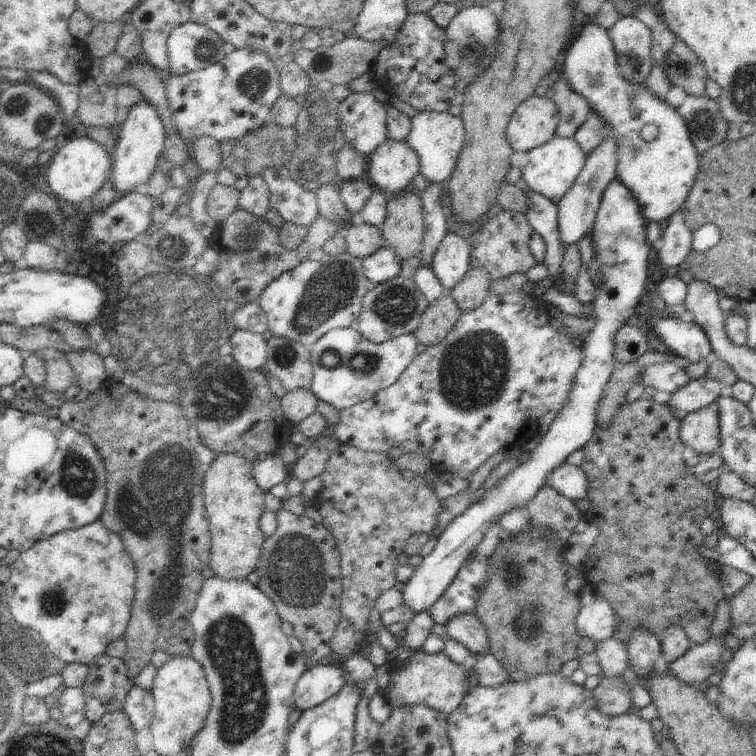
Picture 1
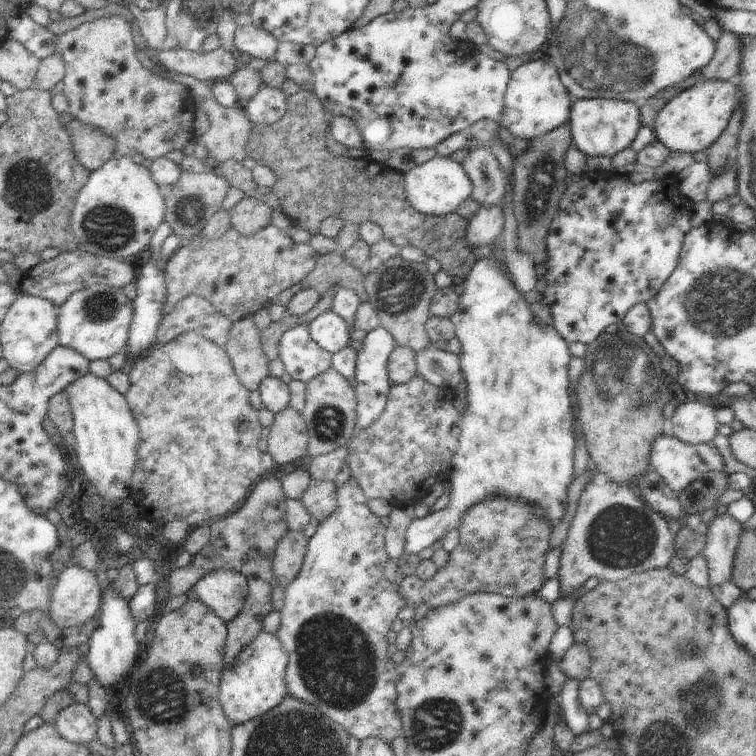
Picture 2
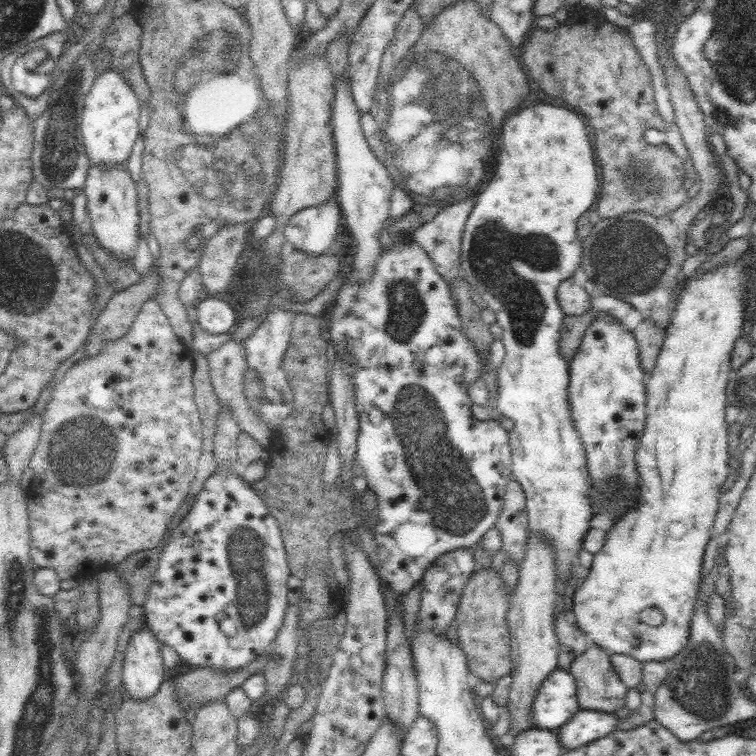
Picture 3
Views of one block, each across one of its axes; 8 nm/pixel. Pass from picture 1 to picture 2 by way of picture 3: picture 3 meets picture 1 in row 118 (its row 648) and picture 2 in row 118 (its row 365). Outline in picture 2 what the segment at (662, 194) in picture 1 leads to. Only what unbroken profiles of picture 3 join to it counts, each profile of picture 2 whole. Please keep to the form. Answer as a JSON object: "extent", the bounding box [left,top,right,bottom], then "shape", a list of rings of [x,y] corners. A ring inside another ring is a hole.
{"extent":[652,79,739,154],"shape":[[[697,79],[694,85],[682,90],[658,112],[652,126],[656,141],[662,142],[666,148],[673,151],[692,154],[706,152],[728,126],[734,110],[739,105],[737,98],[735,80]]]}

